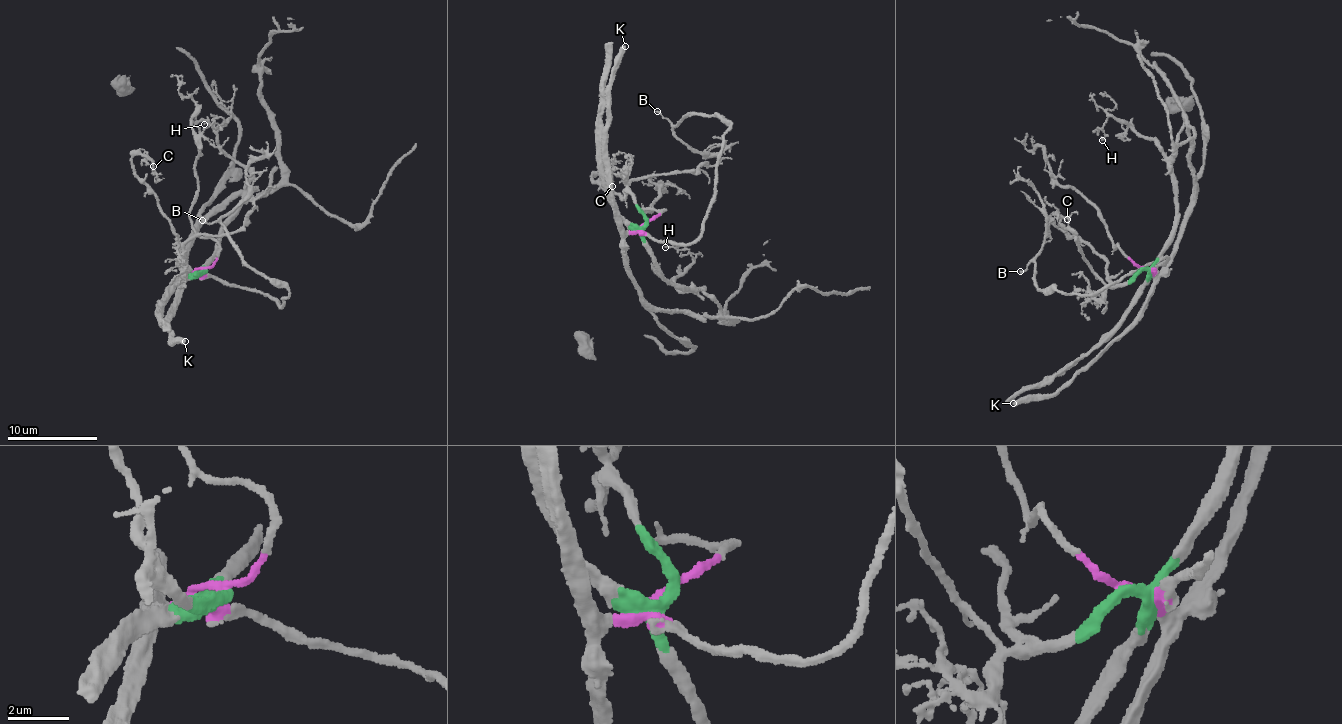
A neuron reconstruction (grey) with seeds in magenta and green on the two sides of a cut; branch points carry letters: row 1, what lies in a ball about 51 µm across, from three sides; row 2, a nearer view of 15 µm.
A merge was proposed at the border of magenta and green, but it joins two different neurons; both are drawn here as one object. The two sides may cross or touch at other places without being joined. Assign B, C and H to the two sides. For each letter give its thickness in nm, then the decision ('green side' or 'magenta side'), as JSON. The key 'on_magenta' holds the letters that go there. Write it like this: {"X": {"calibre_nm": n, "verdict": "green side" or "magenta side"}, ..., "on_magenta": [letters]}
{"B": {"calibre_nm": 160, "verdict": "magenta side"}, "C": {"calibre_nm": 130, "verdict": "green side"}, "H": {"calibre_nm": 130, "verdict": "green side"}, "on_magenta": ["B"]}

